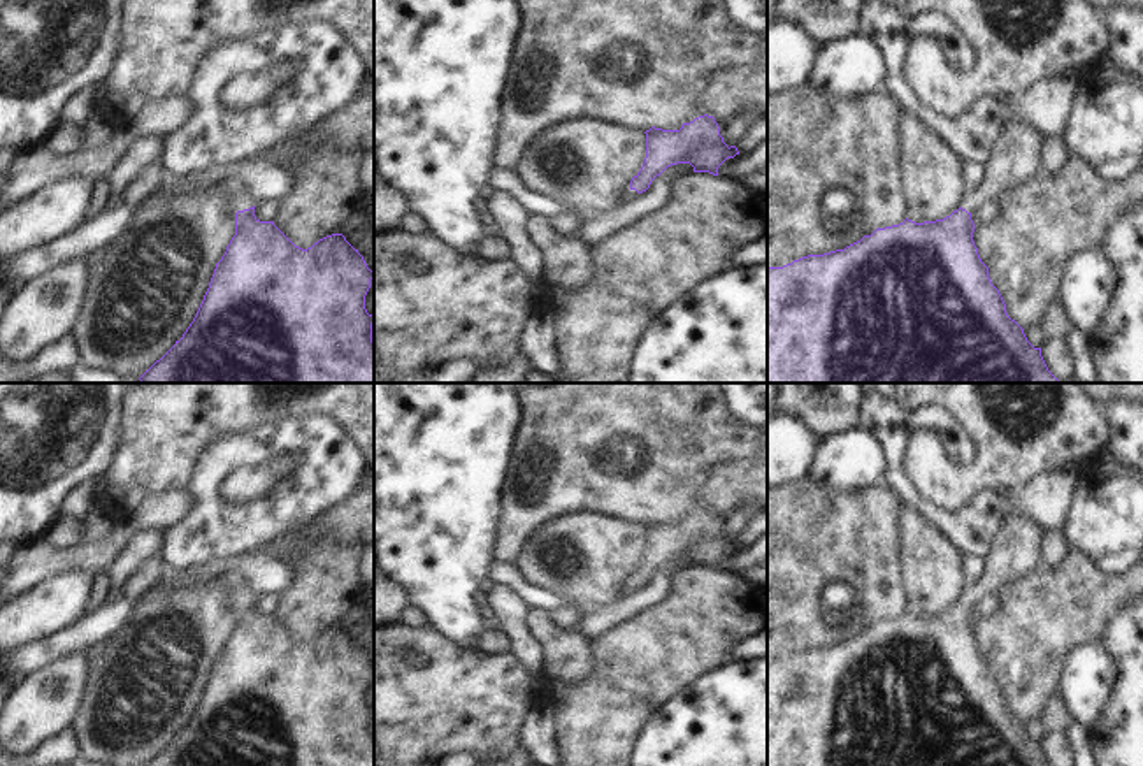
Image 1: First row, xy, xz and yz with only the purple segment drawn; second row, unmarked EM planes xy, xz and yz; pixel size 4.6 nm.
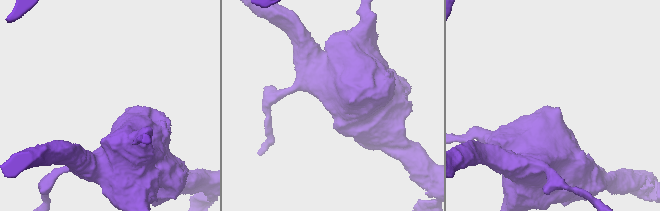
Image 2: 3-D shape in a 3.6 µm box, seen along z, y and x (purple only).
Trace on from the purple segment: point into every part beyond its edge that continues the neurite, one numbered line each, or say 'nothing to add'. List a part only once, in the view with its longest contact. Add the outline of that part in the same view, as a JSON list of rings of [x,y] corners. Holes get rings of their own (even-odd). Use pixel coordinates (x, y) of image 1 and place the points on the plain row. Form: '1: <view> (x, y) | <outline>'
1: xy (243, 594) | [[[237,587],[234,590],[234,596],[235,596],[235,604],[244,604],[255,599],[253,592],[248,587]]]

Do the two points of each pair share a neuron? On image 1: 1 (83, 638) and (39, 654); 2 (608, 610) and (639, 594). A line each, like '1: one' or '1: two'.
1: one
2: one

